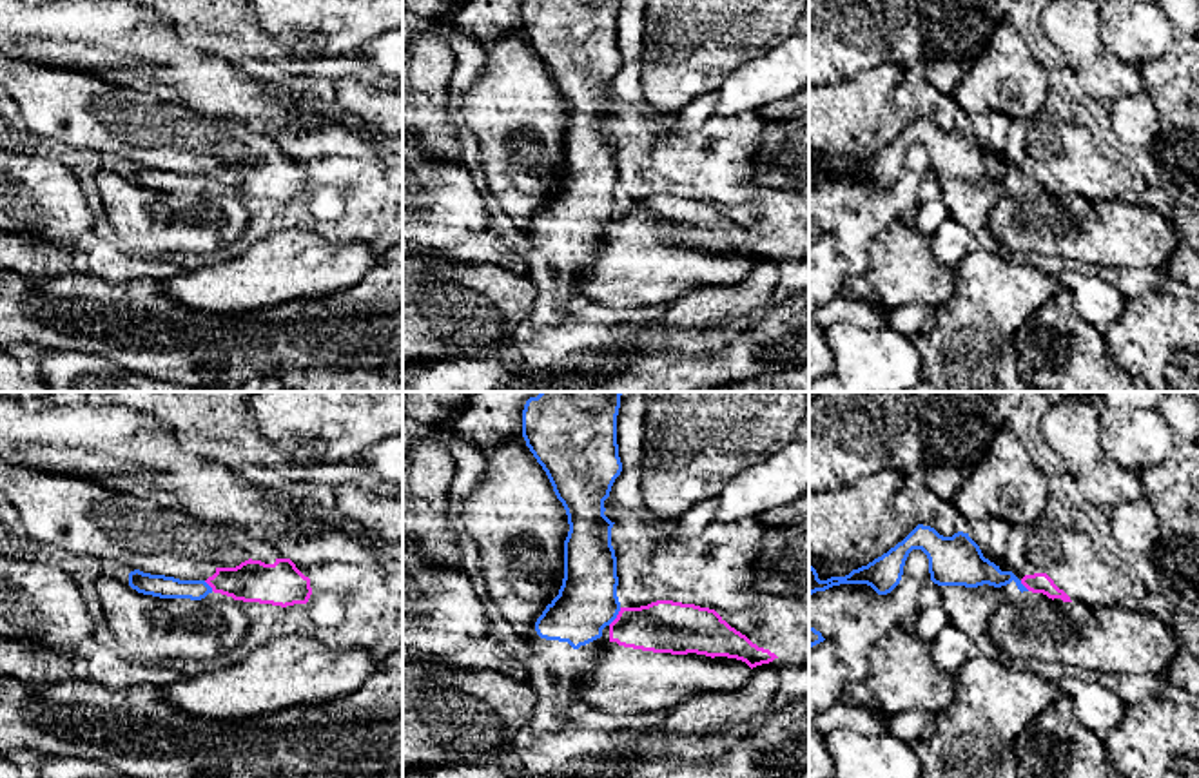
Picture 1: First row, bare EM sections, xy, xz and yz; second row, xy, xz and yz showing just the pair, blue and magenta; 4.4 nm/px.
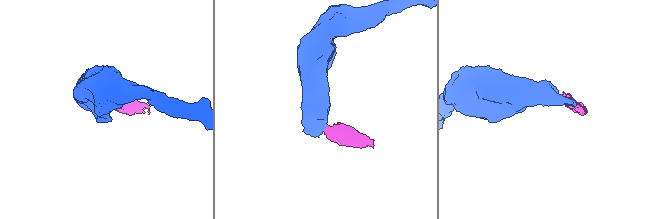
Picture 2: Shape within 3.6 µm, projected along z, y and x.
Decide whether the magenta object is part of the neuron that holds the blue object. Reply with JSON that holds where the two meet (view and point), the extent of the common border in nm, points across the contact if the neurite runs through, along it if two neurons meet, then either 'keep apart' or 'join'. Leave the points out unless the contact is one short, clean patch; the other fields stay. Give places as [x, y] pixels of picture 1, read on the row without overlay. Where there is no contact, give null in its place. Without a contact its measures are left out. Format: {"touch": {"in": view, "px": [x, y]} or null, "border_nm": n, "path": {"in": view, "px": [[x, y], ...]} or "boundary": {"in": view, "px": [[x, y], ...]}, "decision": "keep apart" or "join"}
{"touch": {"in": "xz", "px": [615, 211]}, "border_nm": 100, "boundary": {"in": "xz", "px": [[621, 202], [608, 218]]}, "decision": "keep apart"}

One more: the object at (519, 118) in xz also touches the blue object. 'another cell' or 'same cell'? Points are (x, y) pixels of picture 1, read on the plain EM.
another cell

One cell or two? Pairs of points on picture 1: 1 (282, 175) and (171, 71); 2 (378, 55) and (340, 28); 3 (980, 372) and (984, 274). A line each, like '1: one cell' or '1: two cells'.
1: two cells
2: two cells
3: one cell

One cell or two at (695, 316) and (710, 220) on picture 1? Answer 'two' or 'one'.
two

